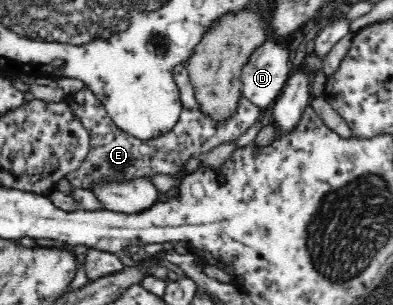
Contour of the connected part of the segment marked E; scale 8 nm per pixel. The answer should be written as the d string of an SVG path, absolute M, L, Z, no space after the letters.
M184 63L174 66L173 76L179 85L182 111L177 124L169 132L162 134L159 138L141 141L123 132L108 115L104 104L97 99L90 90L86 89L67 97L67 100L75 115L81 119L83 126L89 131L90 149L82 163L66 178L73 187L87 189L88 180L105 178L109 180L122 181L123 179L148 178L149 175L164 174L172 176L180 172L178 168L188 168L192 162L199 159L203 152L211 150L223 142L233 142L243 132L259 119L261 110L248 98L241 95L238 98L235 110L220 121L215 121L211 115L203 112L197 103L193 85Z

